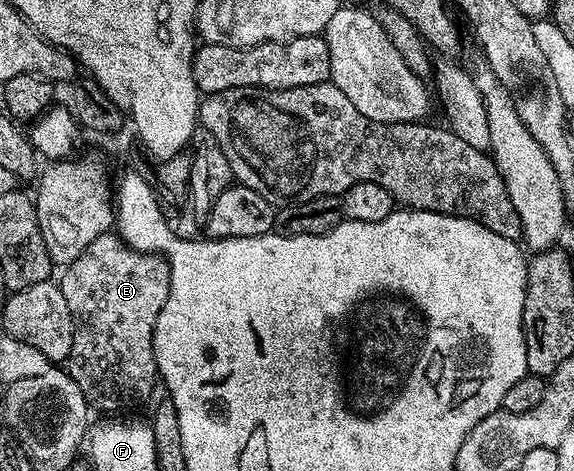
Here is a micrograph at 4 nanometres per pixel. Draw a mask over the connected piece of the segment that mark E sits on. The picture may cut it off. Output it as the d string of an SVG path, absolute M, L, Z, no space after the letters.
M109 231L93 238L83 253L62 272L63 277L58 277L57 283L61 294L65 294L73 322L73 346L65 361L65 371L77 382L88 405L92 409L100 408L103 414L115 414L120 411L118 408L147 402L159 376L153 338L157 318L165 306L165 298L169 298L171 267L162 256L141 252L114 231Z

